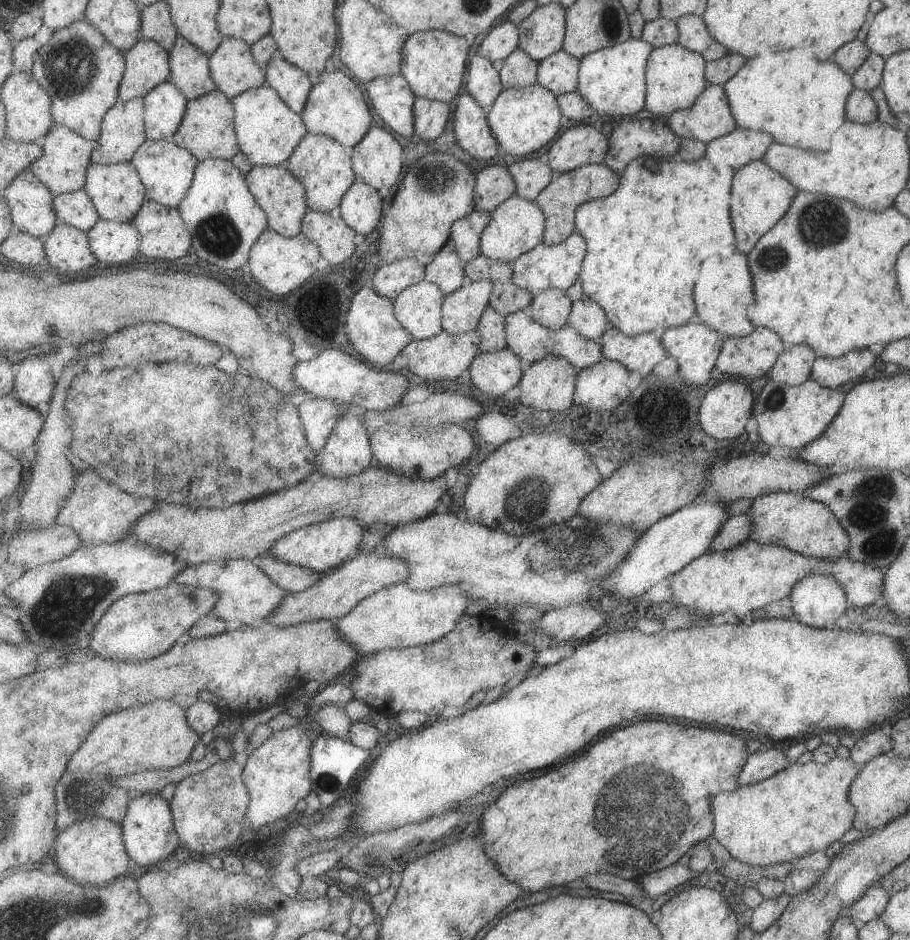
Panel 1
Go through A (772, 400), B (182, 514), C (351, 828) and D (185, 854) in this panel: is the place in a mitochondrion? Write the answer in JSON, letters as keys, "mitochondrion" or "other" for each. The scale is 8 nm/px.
{"A":"mitochondrion","B":"other","C":"other","D":"other"}

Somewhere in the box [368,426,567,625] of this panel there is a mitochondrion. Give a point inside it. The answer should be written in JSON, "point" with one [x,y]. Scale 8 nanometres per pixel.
{"point":[526,502]}

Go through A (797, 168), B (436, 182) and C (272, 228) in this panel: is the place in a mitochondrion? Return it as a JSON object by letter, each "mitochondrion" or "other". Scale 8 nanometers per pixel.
{"A":"other","B":"mitochondrion","C":"other"}

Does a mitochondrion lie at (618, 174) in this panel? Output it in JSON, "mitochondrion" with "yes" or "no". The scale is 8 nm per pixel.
{"mitochondrion":"no"}

